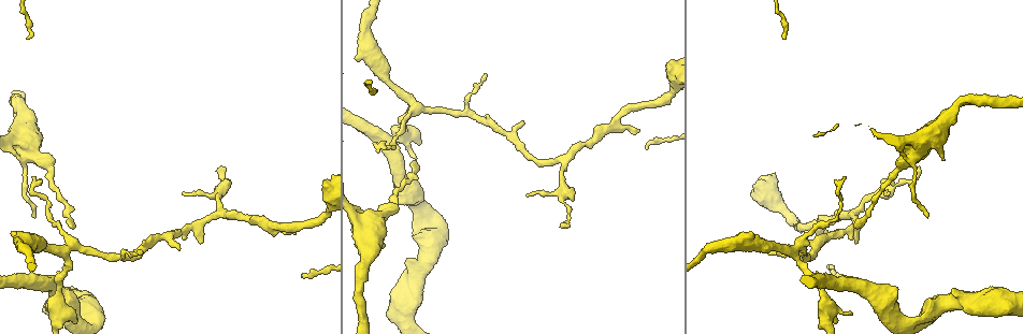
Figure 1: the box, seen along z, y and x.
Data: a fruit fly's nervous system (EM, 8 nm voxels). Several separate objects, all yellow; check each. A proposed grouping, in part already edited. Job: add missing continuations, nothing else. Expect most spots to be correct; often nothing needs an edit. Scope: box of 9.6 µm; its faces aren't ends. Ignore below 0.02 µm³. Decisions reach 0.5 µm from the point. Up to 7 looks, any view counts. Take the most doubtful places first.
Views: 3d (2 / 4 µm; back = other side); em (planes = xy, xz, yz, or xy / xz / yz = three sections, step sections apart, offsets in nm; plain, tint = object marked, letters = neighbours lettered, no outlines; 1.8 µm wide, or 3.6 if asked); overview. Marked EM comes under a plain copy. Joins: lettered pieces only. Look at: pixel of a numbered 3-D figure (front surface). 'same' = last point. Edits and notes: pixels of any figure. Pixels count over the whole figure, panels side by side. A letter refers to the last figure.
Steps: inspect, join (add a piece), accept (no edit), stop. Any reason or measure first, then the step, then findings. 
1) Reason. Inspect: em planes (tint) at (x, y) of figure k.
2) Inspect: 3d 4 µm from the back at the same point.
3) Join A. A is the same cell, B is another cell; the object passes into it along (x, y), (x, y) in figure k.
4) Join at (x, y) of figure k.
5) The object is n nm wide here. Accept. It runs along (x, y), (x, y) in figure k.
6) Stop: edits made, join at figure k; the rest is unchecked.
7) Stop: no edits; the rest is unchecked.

An open end. Inspect: em xy step 4 (tint) at (73, 227) of figure 1.

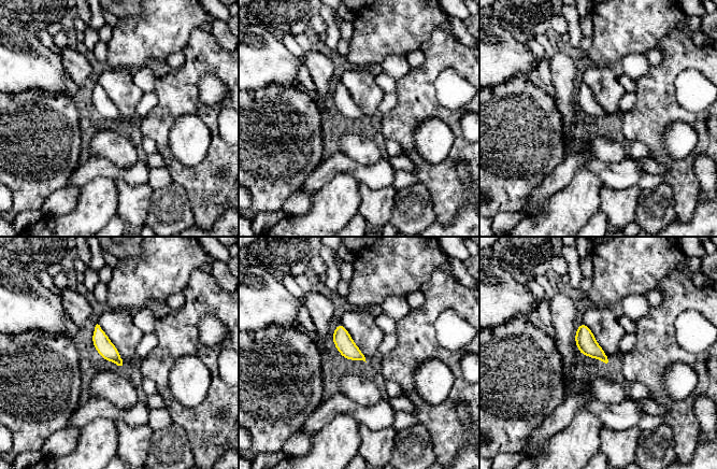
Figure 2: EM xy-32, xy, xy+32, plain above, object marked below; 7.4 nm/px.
Another direction. Inspect: em xz step 4 (letters) at the same point.

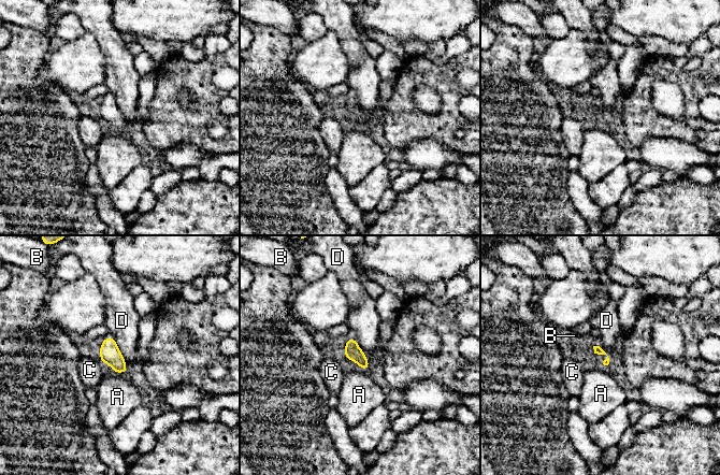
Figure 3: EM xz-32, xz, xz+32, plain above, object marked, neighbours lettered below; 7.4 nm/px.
Accept. A, B, C and D are other cells; a border runs along (114, 336), (116, 346), (128, 370) in figure 3; no lettered piece goes on from it.

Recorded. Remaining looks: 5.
An open end. Inspect: em planes (letters) at (295, 233) of figure 1.

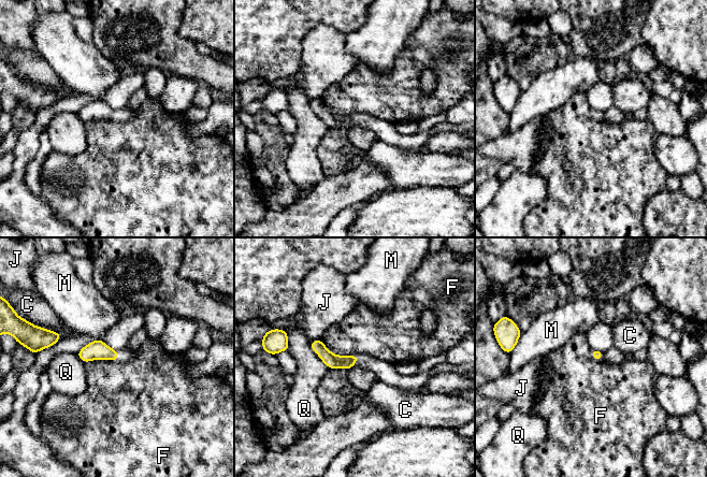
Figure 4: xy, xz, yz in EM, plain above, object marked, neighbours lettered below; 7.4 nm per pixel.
The longest contact is with F, 300 nm. Accept. C, F, J, M and Q are other cells; it runs along (313, 344), (331, 360), (355, 358) in figure 4; none of them fits.

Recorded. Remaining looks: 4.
An open end. Inspect: 3d 2 µm from the back at (524, 124) of figure 1.

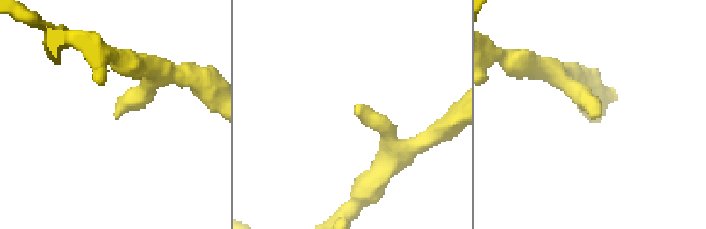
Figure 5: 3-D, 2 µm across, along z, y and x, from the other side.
Shape alone is not enough. Inspect: em planes (letters) at (117, 115) of figure 5.

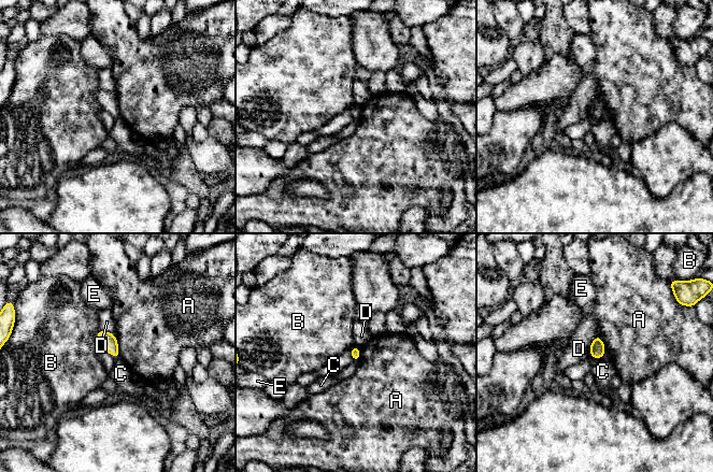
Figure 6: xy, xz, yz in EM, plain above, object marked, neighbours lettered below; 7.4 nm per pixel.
Accept. A, B, C, D and E are other cells; a border runs along (590, 356), (602, 358) in figure 6; no lettered piece goes on from it.

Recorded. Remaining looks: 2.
Stop: no edits; the rest is unchecked.

